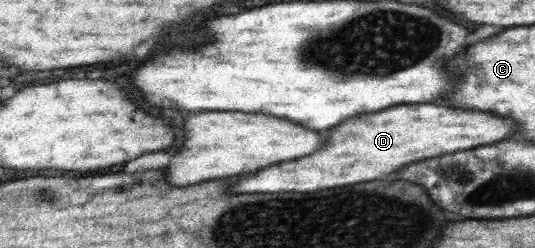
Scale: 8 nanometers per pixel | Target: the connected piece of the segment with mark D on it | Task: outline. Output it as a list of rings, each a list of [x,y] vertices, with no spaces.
[[[401,105],[385,109],[379,113],[361,115],[343,121],[326,133],[327,145],[311,157],[301,157],[295,163],[269,165],[255,175],[239,179],[231,191],[233,193],[277,193],[277,191],[297,191],[313,193],[317,189],[333,189],[363,181],[373,181],[381,175],[389,175],[399,167],[406,167],[415,161],[431,160],[455,152],[464,152],[481,145],[491,145],[511,135],[517,125],[511,119],[493,117],[481,111],[449,109],[441,105]]]

